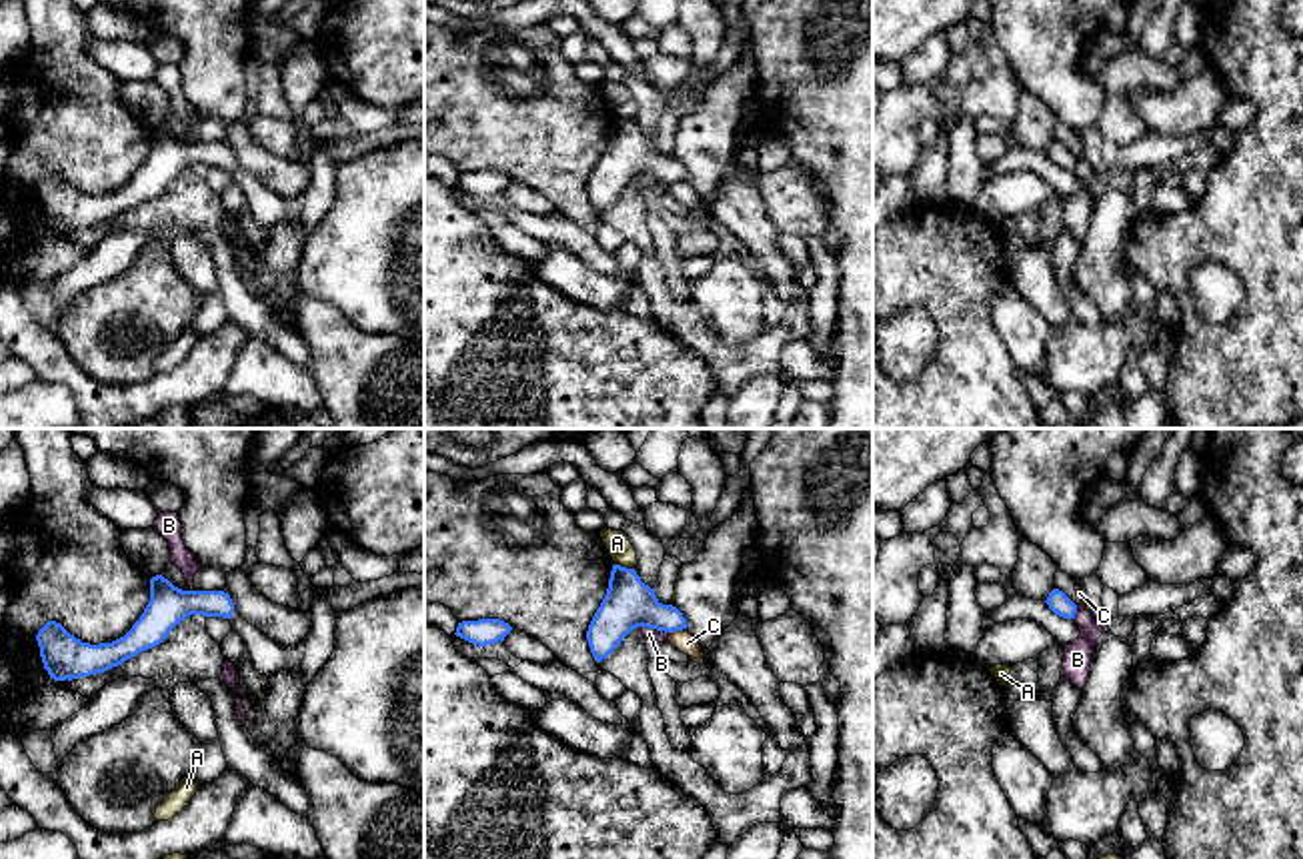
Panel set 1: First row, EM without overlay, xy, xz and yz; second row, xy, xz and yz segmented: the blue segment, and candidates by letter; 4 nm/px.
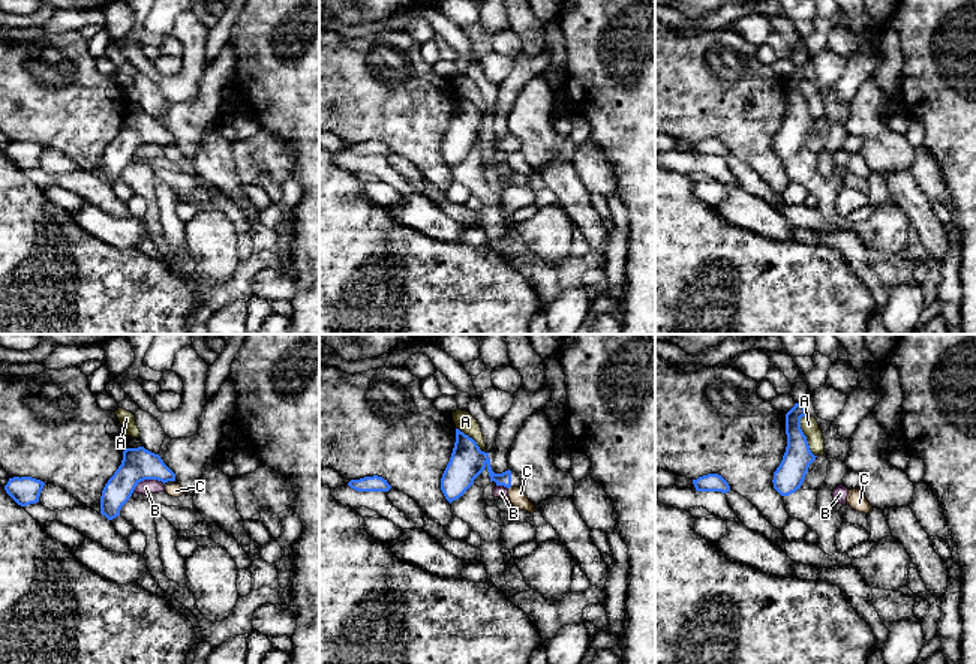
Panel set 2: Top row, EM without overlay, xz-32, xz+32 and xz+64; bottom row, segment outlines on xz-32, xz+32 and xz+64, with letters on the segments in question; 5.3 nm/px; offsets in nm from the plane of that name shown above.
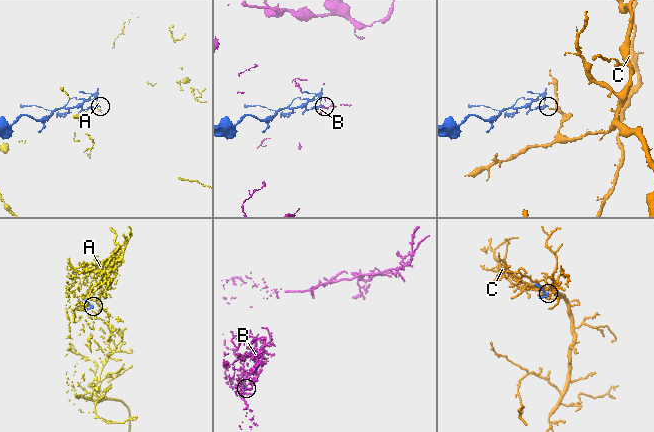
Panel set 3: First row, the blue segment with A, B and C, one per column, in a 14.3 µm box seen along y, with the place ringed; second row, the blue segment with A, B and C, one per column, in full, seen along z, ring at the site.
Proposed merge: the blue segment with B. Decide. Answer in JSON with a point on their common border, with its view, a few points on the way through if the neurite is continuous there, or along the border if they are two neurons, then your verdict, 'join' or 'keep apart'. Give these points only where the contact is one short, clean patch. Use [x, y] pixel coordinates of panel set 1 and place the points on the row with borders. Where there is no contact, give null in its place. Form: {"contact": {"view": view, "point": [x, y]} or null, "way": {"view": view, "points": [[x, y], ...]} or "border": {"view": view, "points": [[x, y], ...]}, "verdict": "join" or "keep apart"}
{"contact": {"view": "xz", "point": [655, 627]}, "border": {"view": "xz", "points": [[641, 625], [667, 633]]}, "verdict": "keep apart"}

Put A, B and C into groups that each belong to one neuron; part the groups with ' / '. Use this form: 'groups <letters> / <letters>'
groups A / B / C

